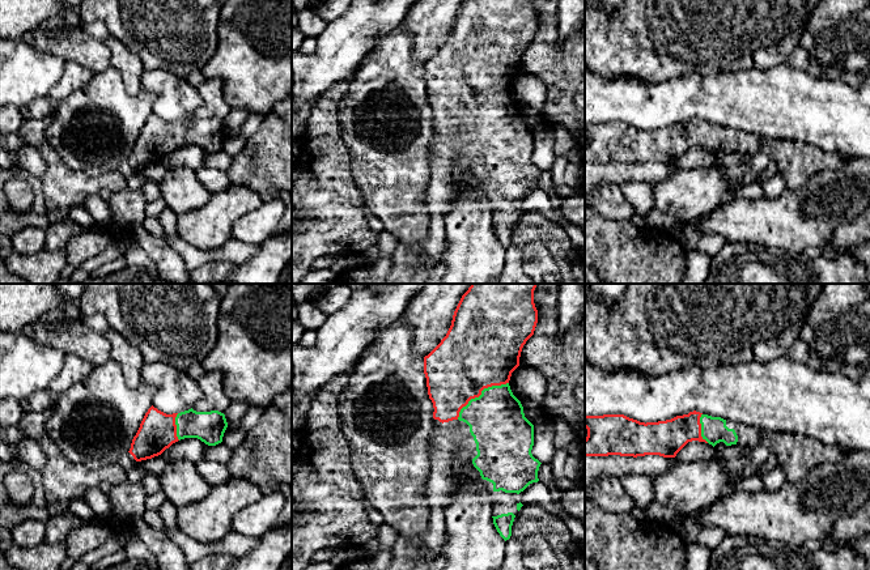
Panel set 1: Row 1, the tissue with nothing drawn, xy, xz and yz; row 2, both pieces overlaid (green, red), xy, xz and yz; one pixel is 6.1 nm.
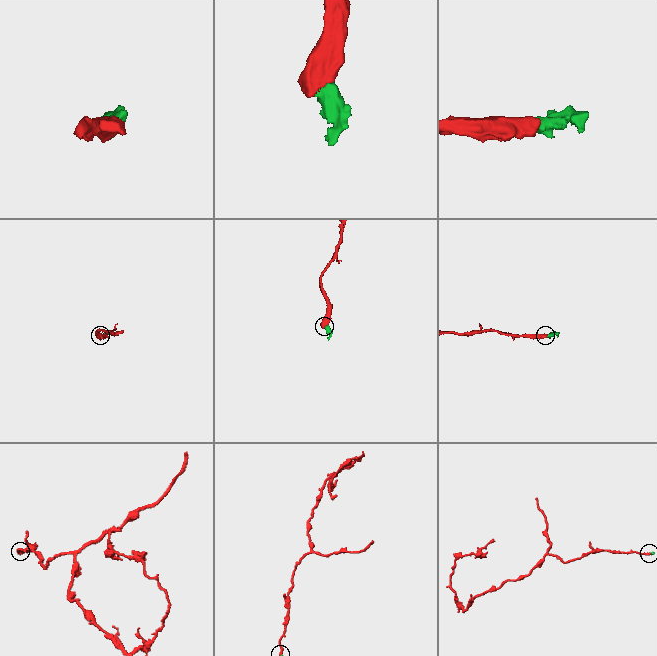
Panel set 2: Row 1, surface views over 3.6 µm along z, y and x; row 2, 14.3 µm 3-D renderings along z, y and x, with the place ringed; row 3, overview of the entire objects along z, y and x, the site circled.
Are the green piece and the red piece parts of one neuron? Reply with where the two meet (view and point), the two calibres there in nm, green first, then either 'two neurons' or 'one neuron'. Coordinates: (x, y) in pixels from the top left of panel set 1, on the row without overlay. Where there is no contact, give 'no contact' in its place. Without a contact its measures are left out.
contact xz (482, 101); calibres 340 and 440 nm; one neuron

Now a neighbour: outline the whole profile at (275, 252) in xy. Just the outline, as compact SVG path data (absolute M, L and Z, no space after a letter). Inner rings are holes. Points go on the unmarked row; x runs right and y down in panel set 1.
M292 229L284 233L275 233L268 237L259 251L249 261L237 265L232 276L218 284L279 284L280 275L284 268L292 261Z

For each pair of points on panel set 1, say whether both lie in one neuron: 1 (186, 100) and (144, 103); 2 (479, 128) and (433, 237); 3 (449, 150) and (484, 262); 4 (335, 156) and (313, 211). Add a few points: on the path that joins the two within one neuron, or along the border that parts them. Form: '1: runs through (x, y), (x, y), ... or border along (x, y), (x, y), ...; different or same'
1: border along (155, 98), (151, 111); different
2: runs through (452, 154), (441, 166), (437, 209); same
3: border along (471, 166), (453, 167), (454, 198); different
4: runs through (322, 169), (315, 198); same

